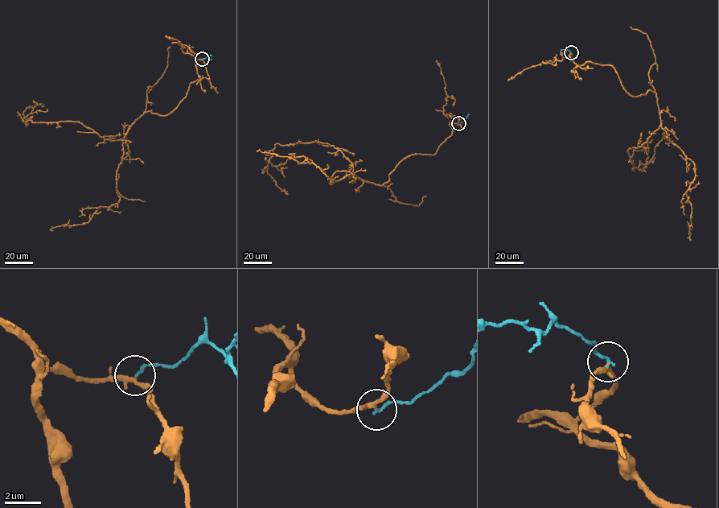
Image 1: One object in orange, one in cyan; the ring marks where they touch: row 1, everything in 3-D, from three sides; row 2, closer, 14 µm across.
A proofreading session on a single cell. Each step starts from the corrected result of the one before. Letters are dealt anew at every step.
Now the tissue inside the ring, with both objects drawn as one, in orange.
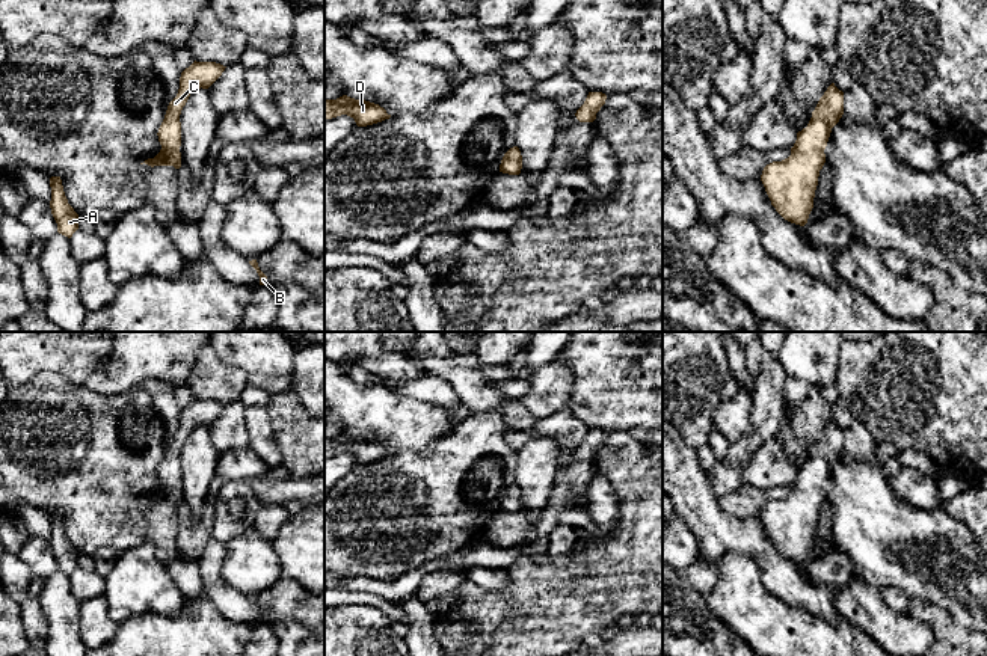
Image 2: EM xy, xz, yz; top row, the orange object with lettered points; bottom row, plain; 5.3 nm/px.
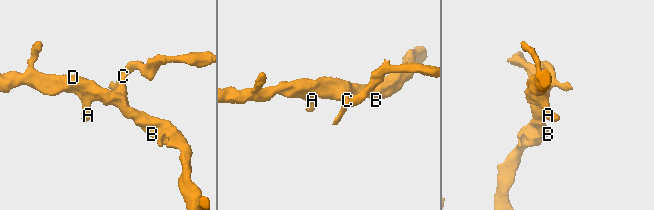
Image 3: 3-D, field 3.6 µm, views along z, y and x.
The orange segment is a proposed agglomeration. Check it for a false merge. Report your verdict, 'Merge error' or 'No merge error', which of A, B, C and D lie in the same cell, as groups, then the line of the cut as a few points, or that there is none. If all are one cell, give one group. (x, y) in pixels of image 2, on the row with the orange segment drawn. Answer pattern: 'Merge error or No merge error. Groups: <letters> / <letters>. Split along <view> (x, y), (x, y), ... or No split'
No merge error. Groups: A B C D. No split

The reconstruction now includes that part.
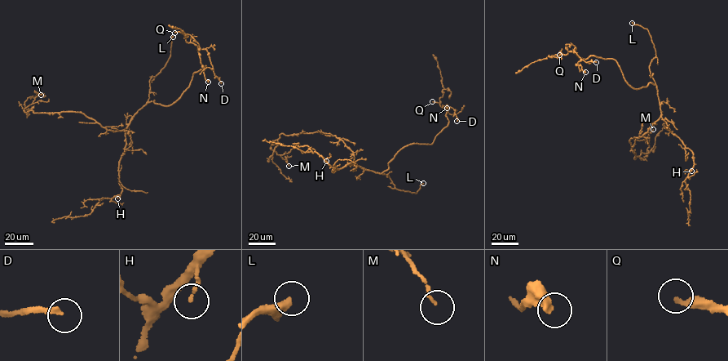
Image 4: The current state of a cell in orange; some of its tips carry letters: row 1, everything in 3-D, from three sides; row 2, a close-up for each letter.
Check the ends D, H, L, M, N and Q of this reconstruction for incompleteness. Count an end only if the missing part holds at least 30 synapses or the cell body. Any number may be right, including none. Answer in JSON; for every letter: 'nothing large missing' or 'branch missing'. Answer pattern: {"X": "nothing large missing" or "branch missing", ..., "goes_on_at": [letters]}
{"D": "branch missing", "H": "nothing large missing", "L": "branch missing", "M": "nothing large missing", "N": "nothing large missing", "Q": "branch missing", "goes_on_at": ["D", "L", "Q"]}

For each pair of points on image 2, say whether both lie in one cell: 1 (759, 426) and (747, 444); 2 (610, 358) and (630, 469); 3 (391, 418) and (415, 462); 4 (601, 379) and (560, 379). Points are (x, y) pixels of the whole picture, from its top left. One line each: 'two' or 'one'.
1: one
2: two
3: two
4: two

